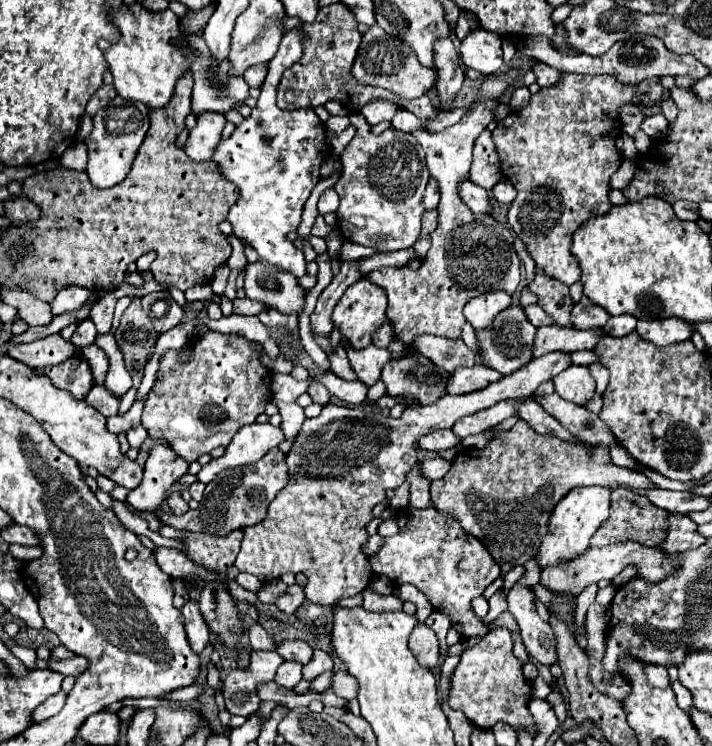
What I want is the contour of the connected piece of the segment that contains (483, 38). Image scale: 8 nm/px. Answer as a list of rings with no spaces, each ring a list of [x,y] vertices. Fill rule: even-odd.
[[[483,28],[473,30],[459,48],[461,60],[467,68],[479,70],[481,74],[493,74],[503,66],[501,38]]]

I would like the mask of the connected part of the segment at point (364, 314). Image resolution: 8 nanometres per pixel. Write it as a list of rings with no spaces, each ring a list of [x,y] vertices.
[[[361,278],[351,288],[345,290],[345,294],[341,296],[341,300],[337,302],[337,306],[333,310],[331,320],[335,326],[341,328],[343,338],[353,348],[361,350],[371,344],[371,336],[375,334],[377,328],[381,328],[383,320],[387,320],[385,308],[387,308],[387,294],[383,292],[383,288],[379,288],[377,284],[371,284],[371,280],[367,280],[367,278]]]

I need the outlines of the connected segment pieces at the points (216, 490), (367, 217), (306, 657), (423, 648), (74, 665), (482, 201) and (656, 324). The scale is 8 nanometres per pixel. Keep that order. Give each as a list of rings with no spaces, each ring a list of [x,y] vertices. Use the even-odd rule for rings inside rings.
[[[277,448],[269,450],[261,460],[255,464],[223,470],[217,474],[213,482],[207,484],[203,500],[199,502],[197,510],[189,510],[183,516],[175,514],[159,514],[161,522],[167,526],[173,526],[177,530],[191,530],[191,532],[211,532],[225,536],[231,530],[241,530],[245,526],[257,524],[265,518],[267,504],[275,498],[275,494],[287,484],[287,466],[285,466],[285,454]]]
[[[349,114],[357,128],[355,138],[341,154],[343,174],[335,184],[341,198],[337,224],[345,240],[375,248],[377,252],[393,252],[395,248],[411,248],[421,232],[423,192],[429,182],[423,148],[413,134],[389,128],[373,134],[363,114]]]
[[[281,640],[277,644],[277,652],[285,658],[285,660],[295,660],[301,664],[307,664],[311,660],[313,648],[303,642],[303,640]]]
[[[419,624],[411,636],[409,636],[409,650],[413,652],[413,656],[417,658],[417,662],[425,668],[435,668],[439,664],[439,642],[435,632],[425,626]]]
[[[75,656],[75,658],[71,658],[71,660],[51,662],[49,668],[55,670],[55,672],[61,672],[63,676],[79,676],[79,672],[83,672],[83,668],[87,668],[87,658]]]
[[[467,180],[459,186],[459,194],[473,214],[491,214],[493,206],[491,206],[487,190],[483,190],[483,188],[479,188]]]
[[[667,318],[667,320],[639,320],[637,324],[639,336],[643,340],[655,344],[655,346],[669,346],[675,342],[683,342],[691,338],[691,324],[679,318]]]

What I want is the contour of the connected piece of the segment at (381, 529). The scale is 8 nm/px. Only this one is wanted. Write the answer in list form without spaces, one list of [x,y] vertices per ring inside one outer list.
[[[388,519],[383,521],[378,527],[378,534],[383,537],[391,537],[399,532],[396,519]]]

